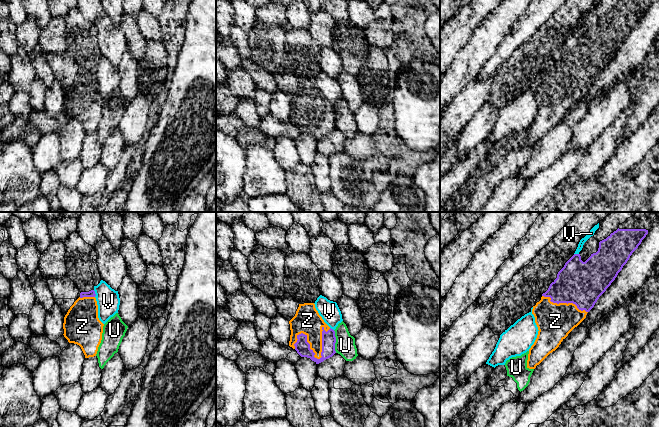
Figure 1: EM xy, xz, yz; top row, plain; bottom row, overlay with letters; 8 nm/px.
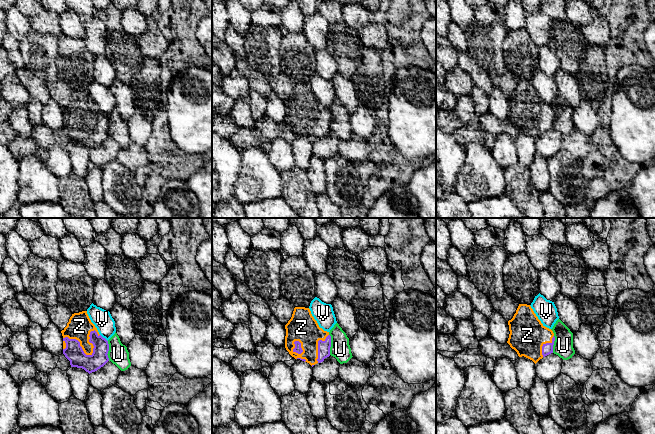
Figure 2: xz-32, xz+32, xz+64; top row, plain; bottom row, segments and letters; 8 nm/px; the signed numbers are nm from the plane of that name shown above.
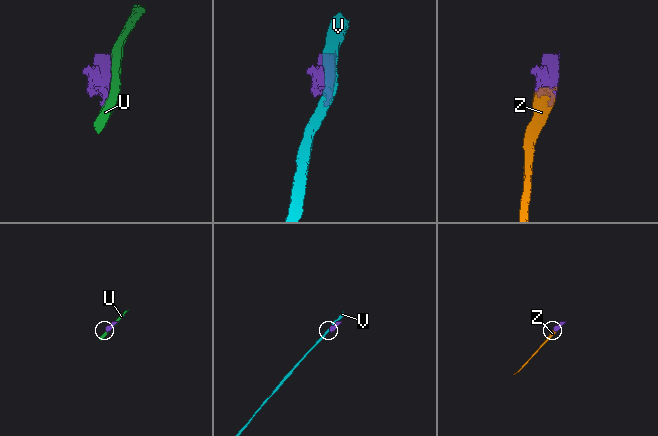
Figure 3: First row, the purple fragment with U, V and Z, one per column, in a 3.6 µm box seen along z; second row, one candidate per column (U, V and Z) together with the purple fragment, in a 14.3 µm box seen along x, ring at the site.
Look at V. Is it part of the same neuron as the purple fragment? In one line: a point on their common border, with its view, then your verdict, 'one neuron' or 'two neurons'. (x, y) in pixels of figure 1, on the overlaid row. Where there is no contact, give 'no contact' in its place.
xy (94, 293) | two neurons

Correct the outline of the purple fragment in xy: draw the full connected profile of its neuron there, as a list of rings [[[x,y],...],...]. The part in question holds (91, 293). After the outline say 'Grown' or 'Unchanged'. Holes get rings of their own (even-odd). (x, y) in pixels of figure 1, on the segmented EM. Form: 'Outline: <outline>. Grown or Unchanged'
Outline: [[[94,290],[81,292],[64,317],[64,337],[81,347],[85,358],[94,357],[102,340],[104,324],[98,318]]]. Grown

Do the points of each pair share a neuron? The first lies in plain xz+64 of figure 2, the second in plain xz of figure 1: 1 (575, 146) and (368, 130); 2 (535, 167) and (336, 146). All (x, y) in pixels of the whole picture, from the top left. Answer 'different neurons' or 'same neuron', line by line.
1: different neurons
2: different neurons

